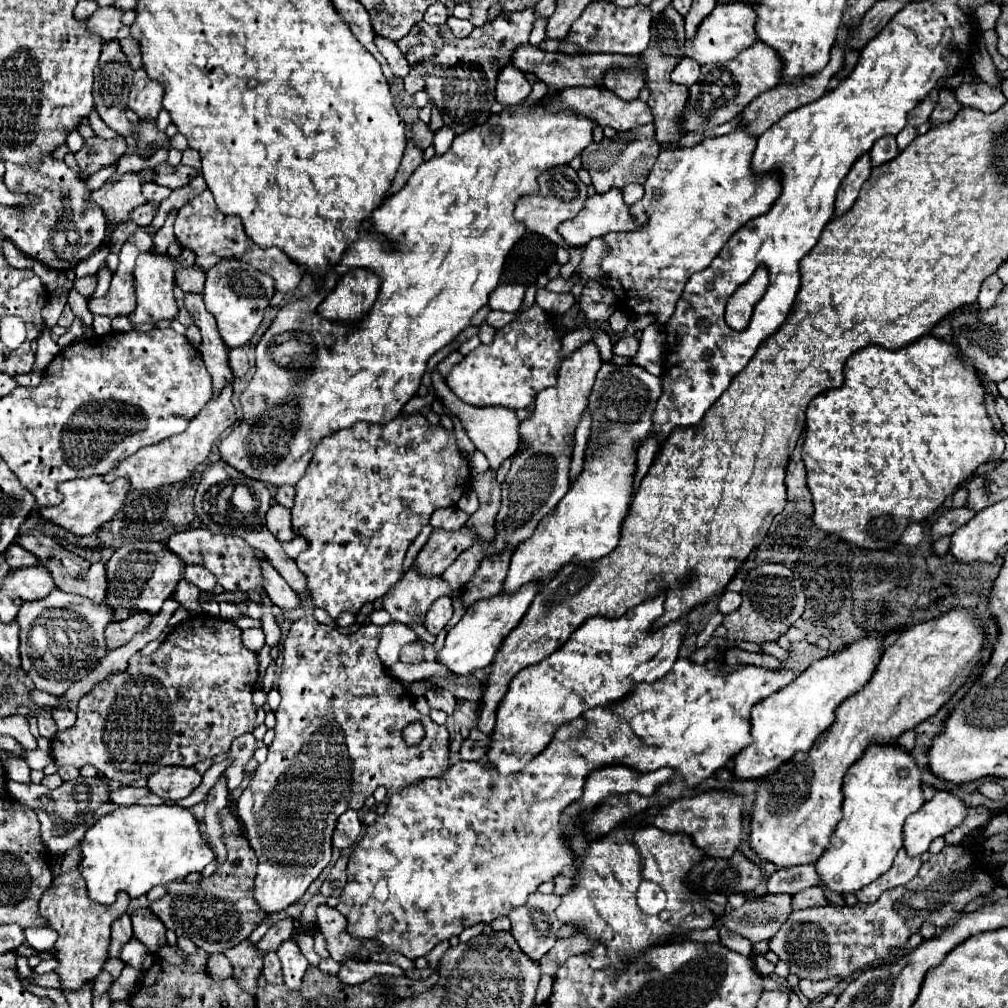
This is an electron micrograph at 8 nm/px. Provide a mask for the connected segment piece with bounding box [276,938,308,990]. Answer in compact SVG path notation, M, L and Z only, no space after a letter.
M290 938L284 940L278 948L278 958L282 962L282 970L284 970L284 984L292 990L296 990L296 986L300 986L300 980L308 968L308 960L304 958L304 954L300 952L300 946Z

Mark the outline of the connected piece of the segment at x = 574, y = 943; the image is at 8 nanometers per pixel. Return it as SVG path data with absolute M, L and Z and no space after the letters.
M574 934L570 938L558 938L554 948L544 956L544 960L540 960L540 968L542 968L542 974L548 974L548 976L554 976L556 970L574 954L578 952L588 952L590 950L590 944L586 940L584 934Z

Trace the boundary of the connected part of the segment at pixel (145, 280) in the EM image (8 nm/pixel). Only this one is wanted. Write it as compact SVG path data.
M140 254L134 270L136 310L128 316L132 324L172 320L178 314L178 306L172 294L174 270L164 258L152 258L152 254Z

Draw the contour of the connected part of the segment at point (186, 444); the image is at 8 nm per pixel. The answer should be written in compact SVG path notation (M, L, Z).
M224 386L224 390L210 398L204 410L196 418L192 418L188 430L182 434L176 434L172 438L166 438L164 442L152 444L148 448L140 448L136 454L132 454L128 460L122 460L116 466L118 476L130 478L132 490L150 490L150 488L160 488L162 484L174 484L194 472L198 464L202 464L214 446L214 442L236 422L236 408L232 404L232 386Z

